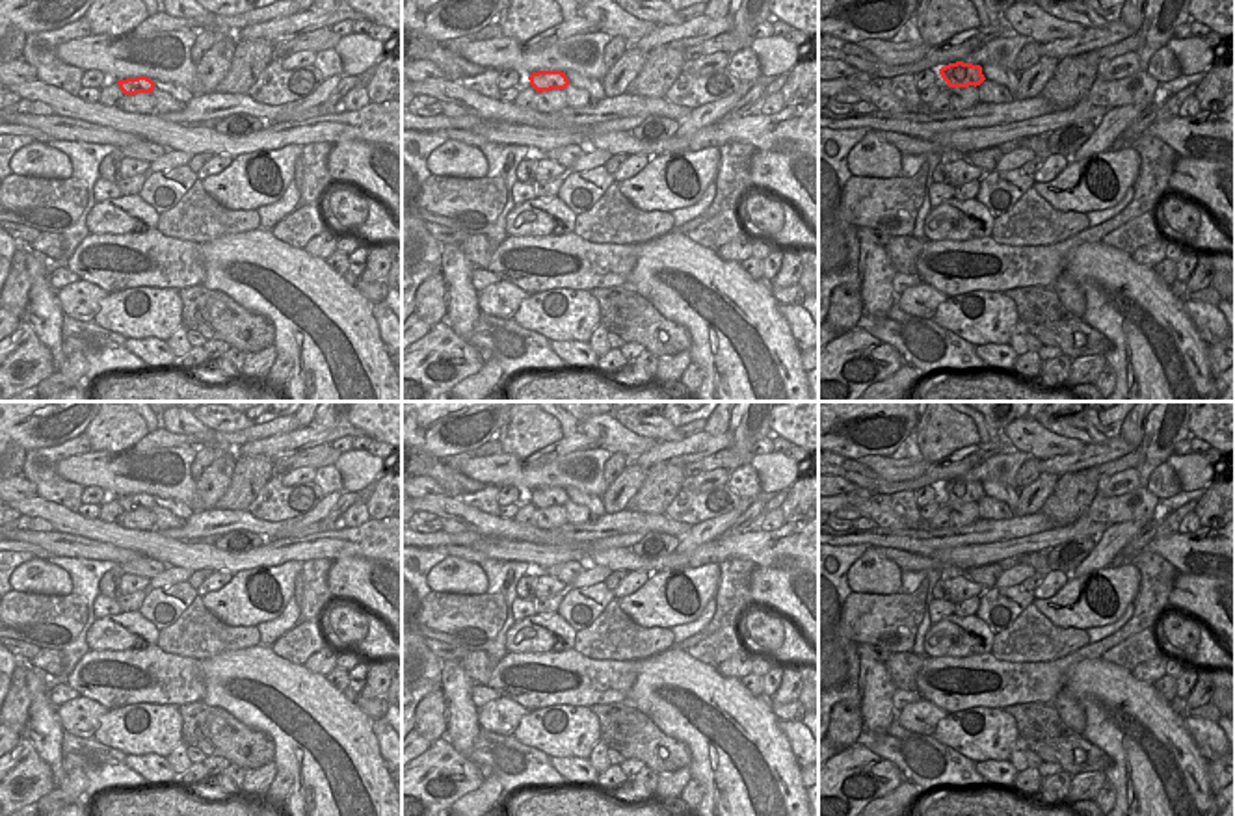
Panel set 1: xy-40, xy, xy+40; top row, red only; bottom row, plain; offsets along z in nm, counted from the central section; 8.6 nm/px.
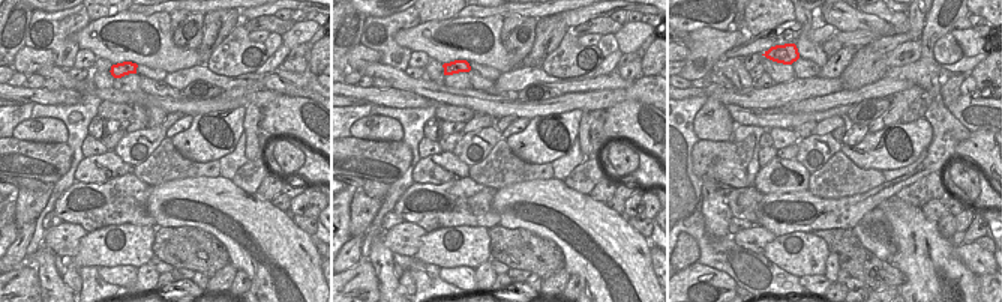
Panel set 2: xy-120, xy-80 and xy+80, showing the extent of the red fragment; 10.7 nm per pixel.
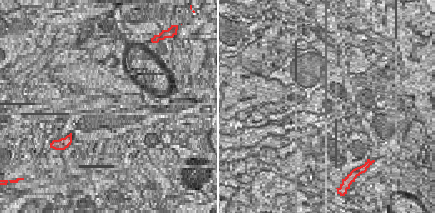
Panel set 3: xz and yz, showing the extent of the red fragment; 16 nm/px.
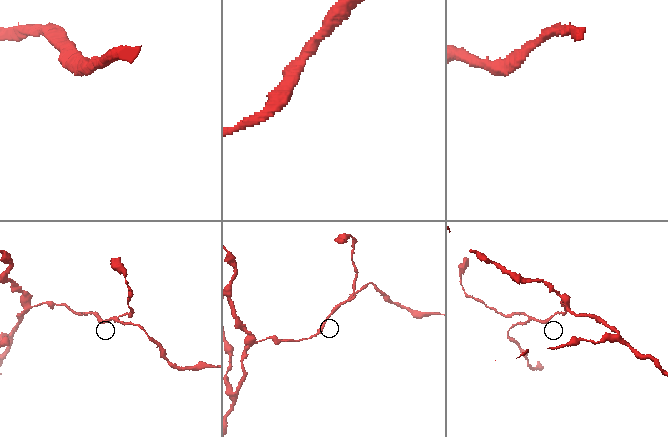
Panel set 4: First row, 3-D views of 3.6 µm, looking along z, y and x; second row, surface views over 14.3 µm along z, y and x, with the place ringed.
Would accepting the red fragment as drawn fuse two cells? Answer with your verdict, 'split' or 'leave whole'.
leave whole

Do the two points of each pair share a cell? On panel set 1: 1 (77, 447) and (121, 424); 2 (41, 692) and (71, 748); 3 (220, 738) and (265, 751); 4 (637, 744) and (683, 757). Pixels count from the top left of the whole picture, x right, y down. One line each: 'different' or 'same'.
1: different
2: different
3: same
4: same

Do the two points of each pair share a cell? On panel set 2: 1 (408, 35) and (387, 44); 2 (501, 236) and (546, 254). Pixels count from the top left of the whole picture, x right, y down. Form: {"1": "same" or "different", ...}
{"1": "different", "2": "same"}

